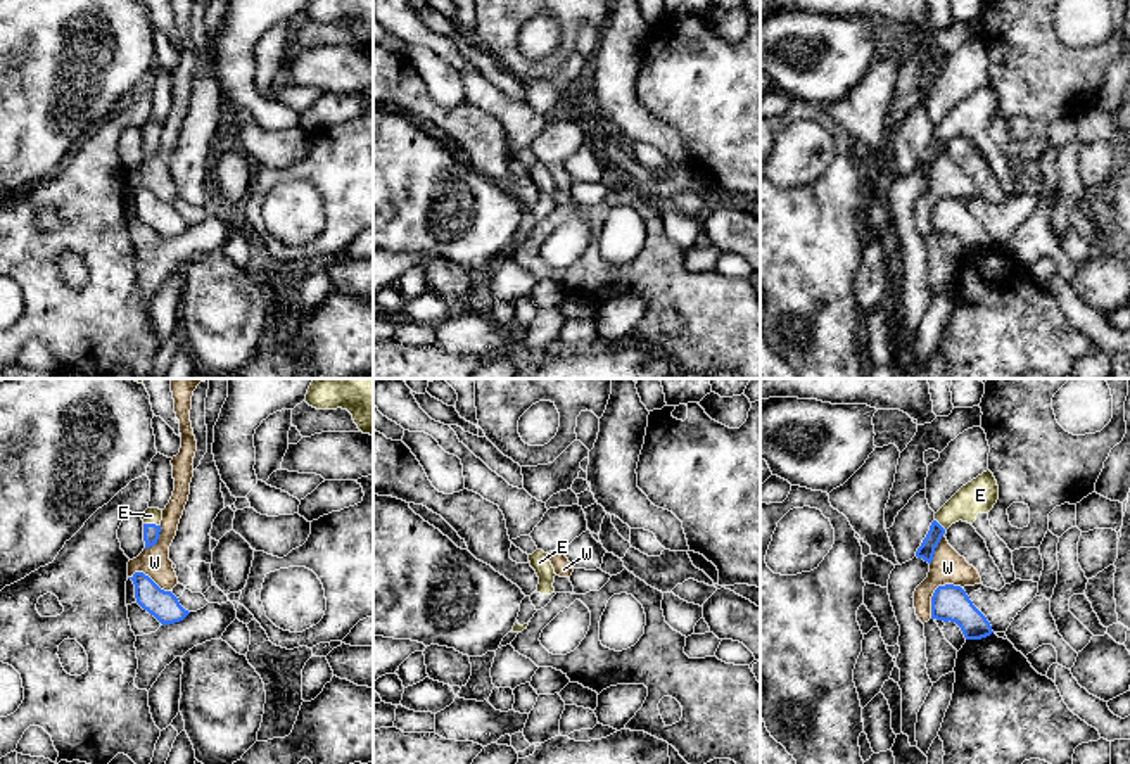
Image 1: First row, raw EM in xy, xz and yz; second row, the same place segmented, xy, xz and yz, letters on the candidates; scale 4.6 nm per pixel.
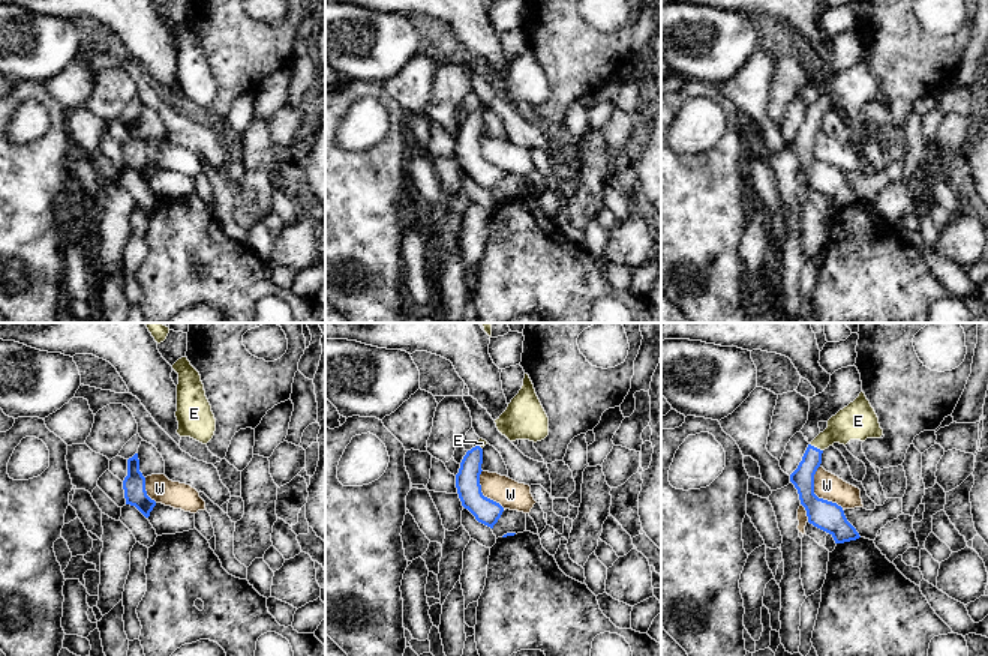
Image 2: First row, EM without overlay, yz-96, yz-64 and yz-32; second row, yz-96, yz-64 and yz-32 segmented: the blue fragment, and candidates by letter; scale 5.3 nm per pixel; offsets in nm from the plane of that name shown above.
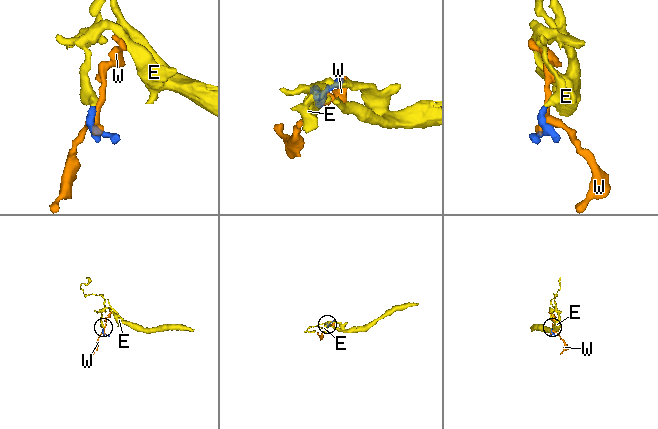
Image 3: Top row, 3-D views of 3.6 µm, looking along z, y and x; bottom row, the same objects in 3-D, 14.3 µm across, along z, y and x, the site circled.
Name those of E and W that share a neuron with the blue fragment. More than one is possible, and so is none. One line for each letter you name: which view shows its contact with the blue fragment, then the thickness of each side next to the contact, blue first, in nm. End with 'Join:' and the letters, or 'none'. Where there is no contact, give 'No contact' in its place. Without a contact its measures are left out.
E: Touches blue in xy. Thickness 80 nm (blue) against 80 nm
Join: E

